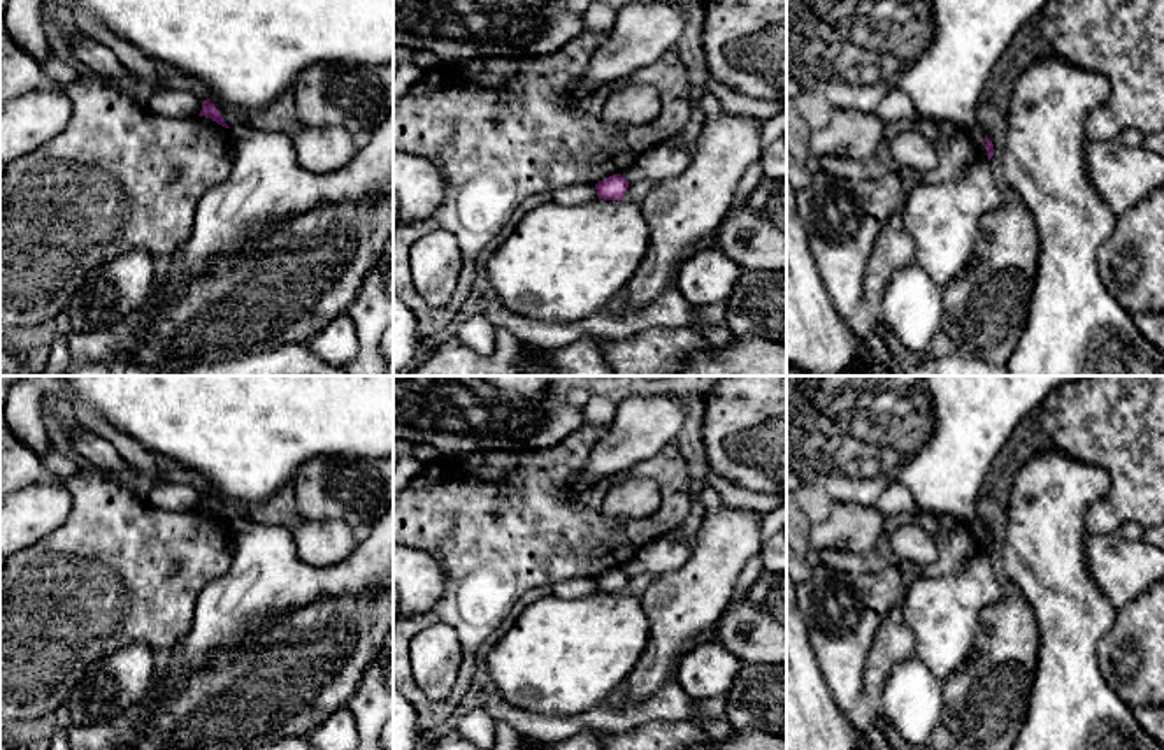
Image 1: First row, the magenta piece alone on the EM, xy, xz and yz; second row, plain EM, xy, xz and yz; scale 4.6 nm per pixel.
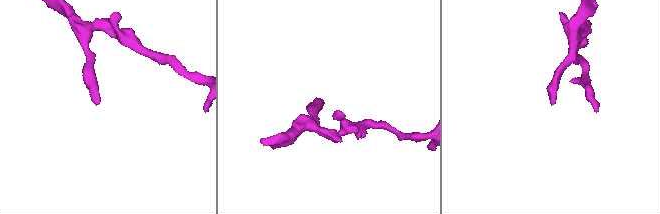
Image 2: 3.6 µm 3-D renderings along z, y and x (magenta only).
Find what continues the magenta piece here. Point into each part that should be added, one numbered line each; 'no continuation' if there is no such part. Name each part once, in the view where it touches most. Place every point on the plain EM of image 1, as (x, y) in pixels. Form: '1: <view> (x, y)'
no continuation

